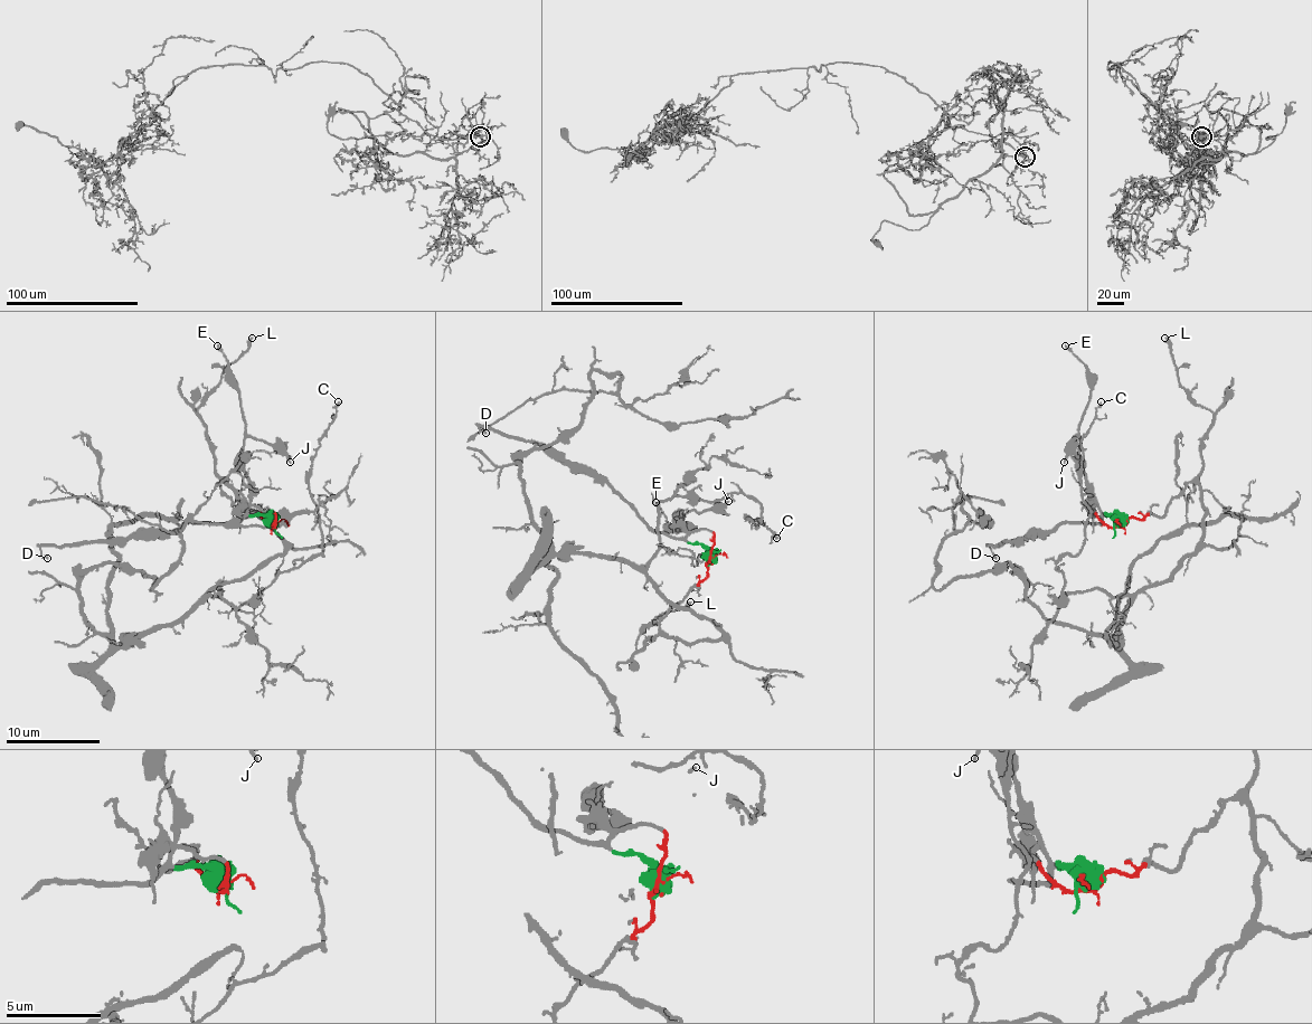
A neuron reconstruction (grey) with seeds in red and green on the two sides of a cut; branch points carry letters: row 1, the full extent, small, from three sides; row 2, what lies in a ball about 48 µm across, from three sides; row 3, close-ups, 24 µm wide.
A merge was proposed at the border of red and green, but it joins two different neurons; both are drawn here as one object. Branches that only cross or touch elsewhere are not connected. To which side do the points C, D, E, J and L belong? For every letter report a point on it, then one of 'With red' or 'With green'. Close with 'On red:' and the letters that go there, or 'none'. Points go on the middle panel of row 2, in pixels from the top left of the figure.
C: Place: (776, 538). With red
D: Place: (485, 433). With green
E: Place: (656, 502). With green
J: Place: (728, 501). With green
L: Place: (690, 601). With red
On red: C, L

